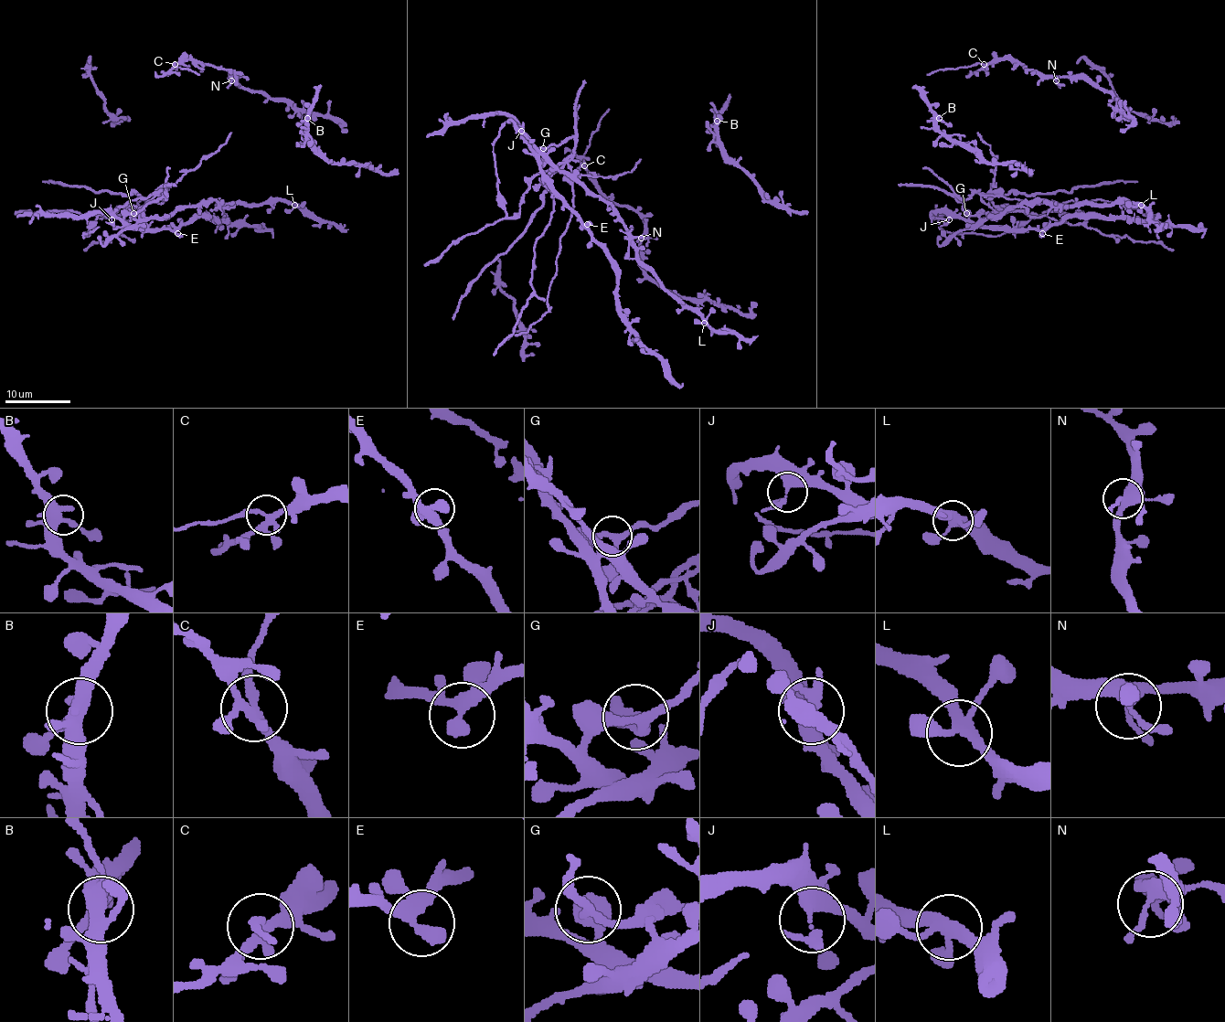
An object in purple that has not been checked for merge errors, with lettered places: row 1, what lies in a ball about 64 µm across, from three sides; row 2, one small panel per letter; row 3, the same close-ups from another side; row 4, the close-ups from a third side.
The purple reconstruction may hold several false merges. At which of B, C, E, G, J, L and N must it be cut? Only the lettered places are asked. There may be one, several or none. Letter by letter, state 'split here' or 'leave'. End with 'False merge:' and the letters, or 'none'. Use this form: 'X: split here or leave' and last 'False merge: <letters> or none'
B: leave
C: split here
E: leave
G: split here
J: leave
L: leave
N: leave
False merge: C, G

